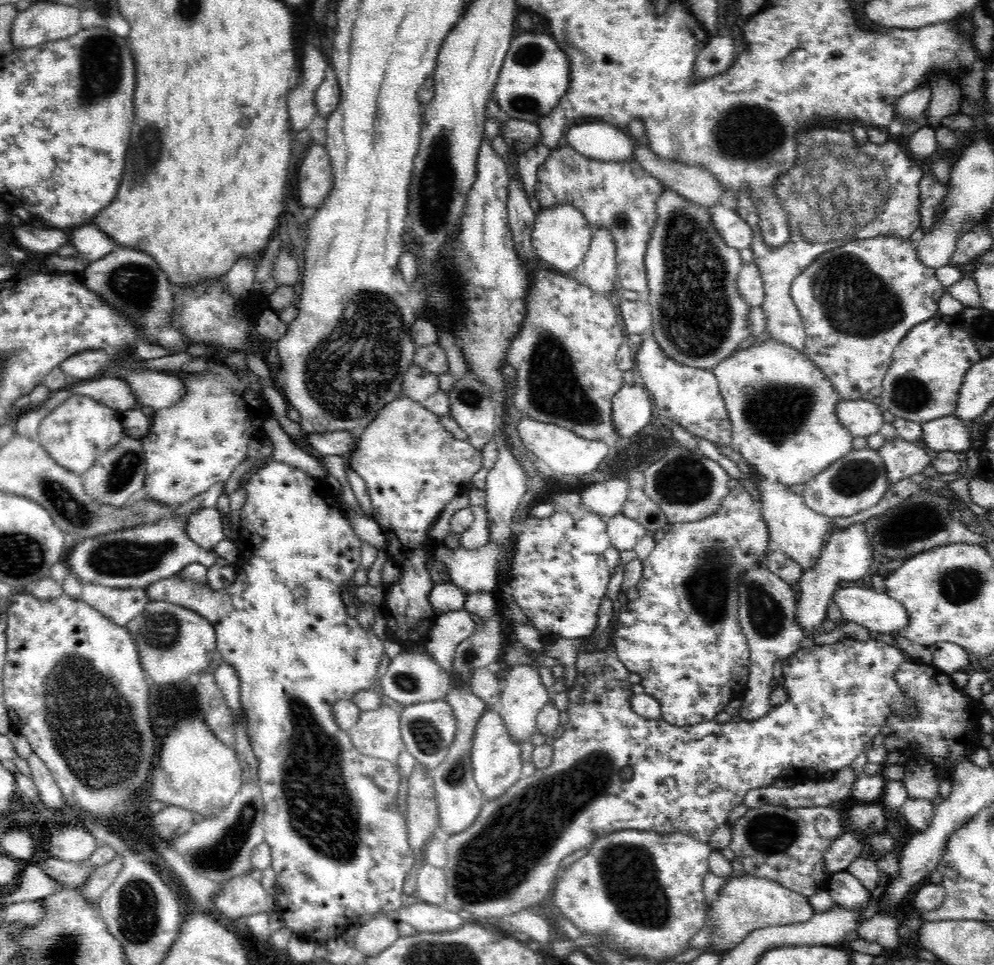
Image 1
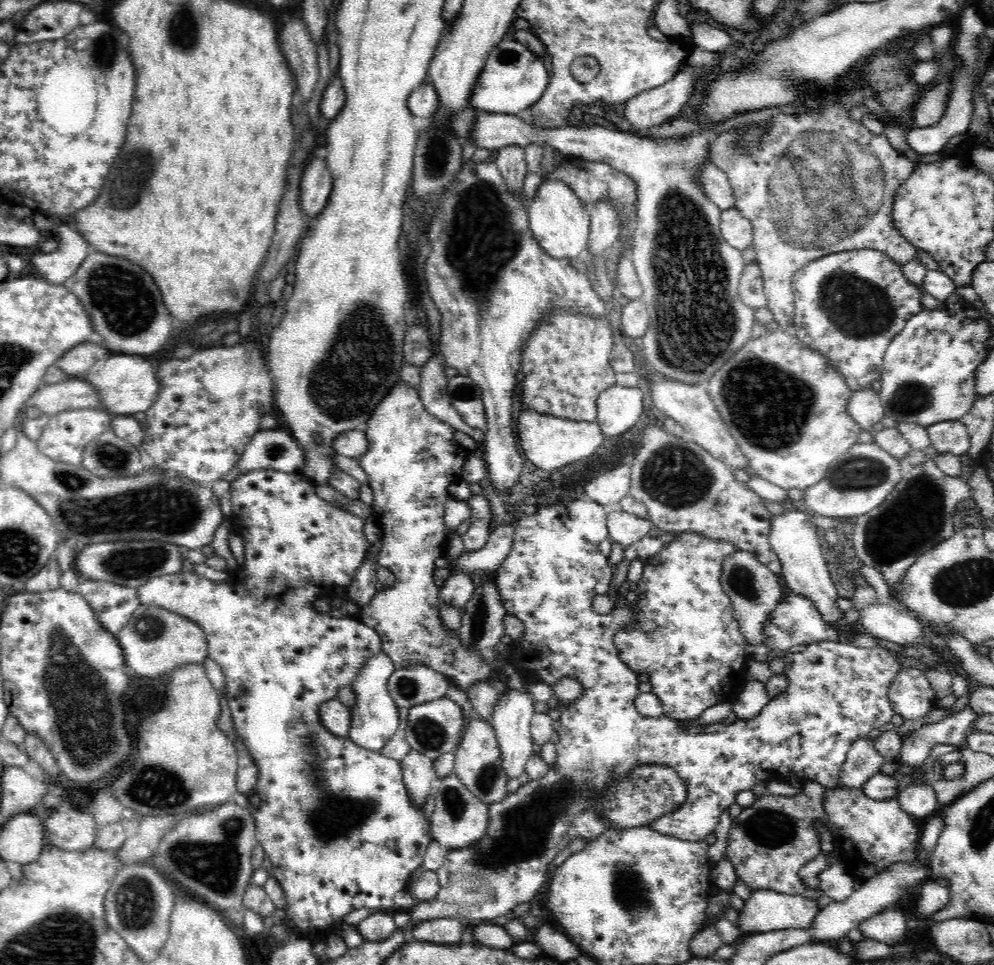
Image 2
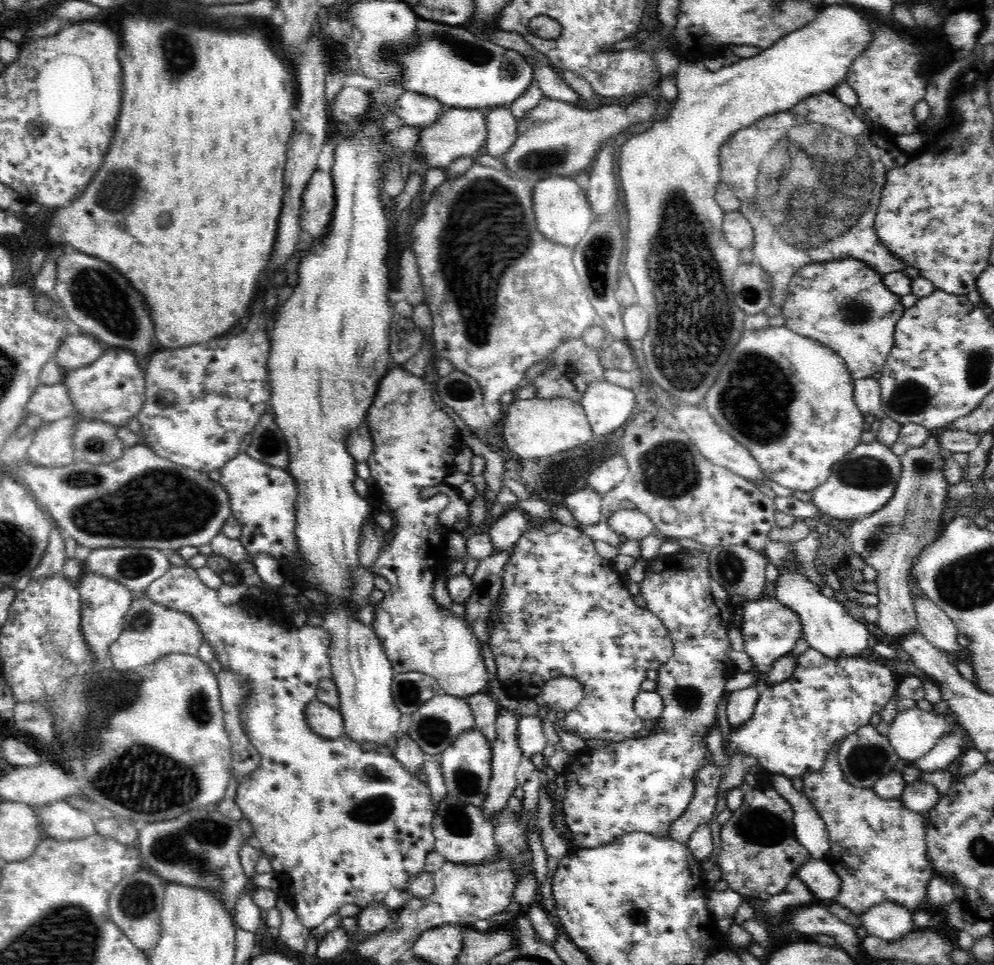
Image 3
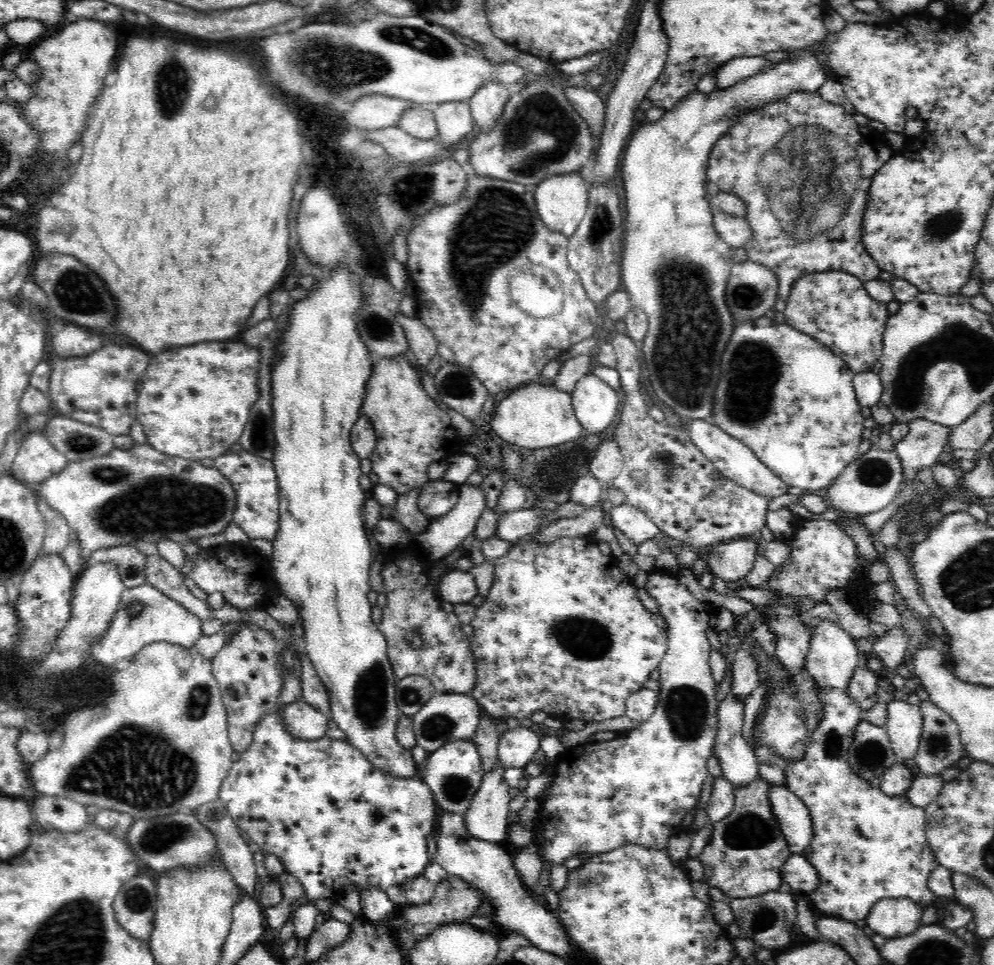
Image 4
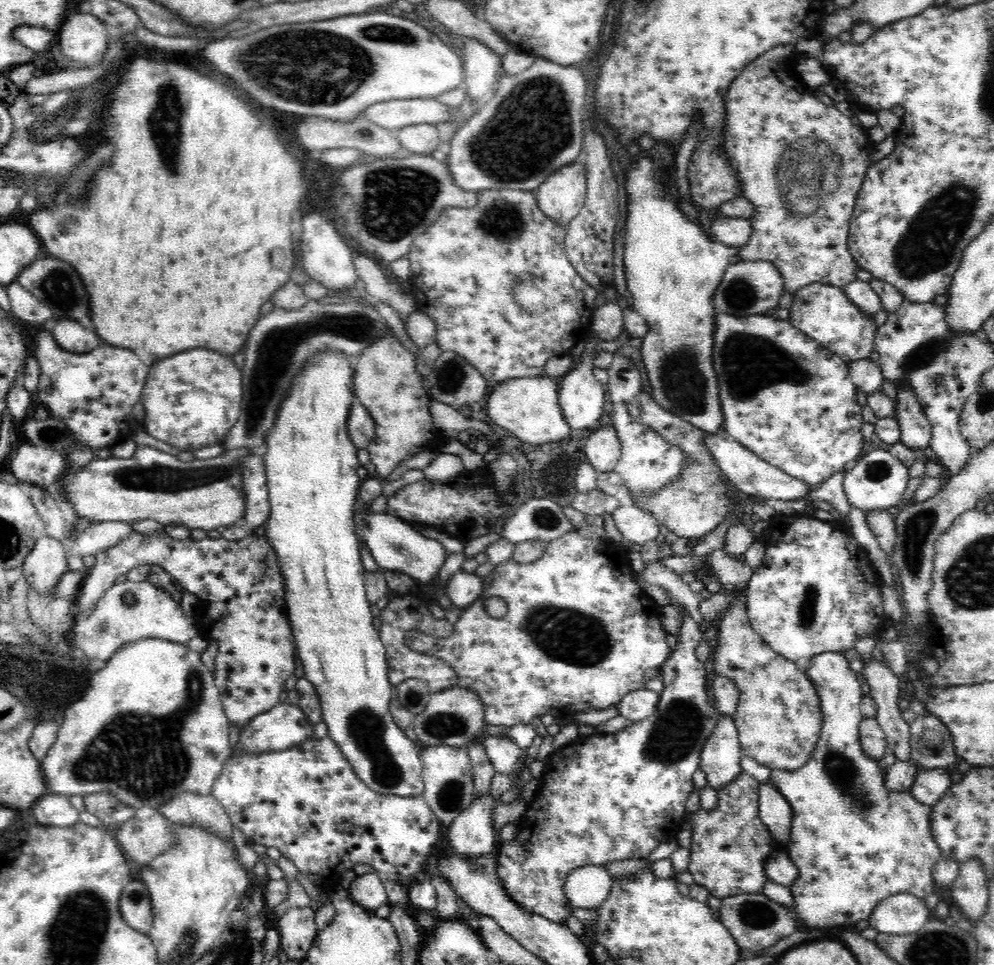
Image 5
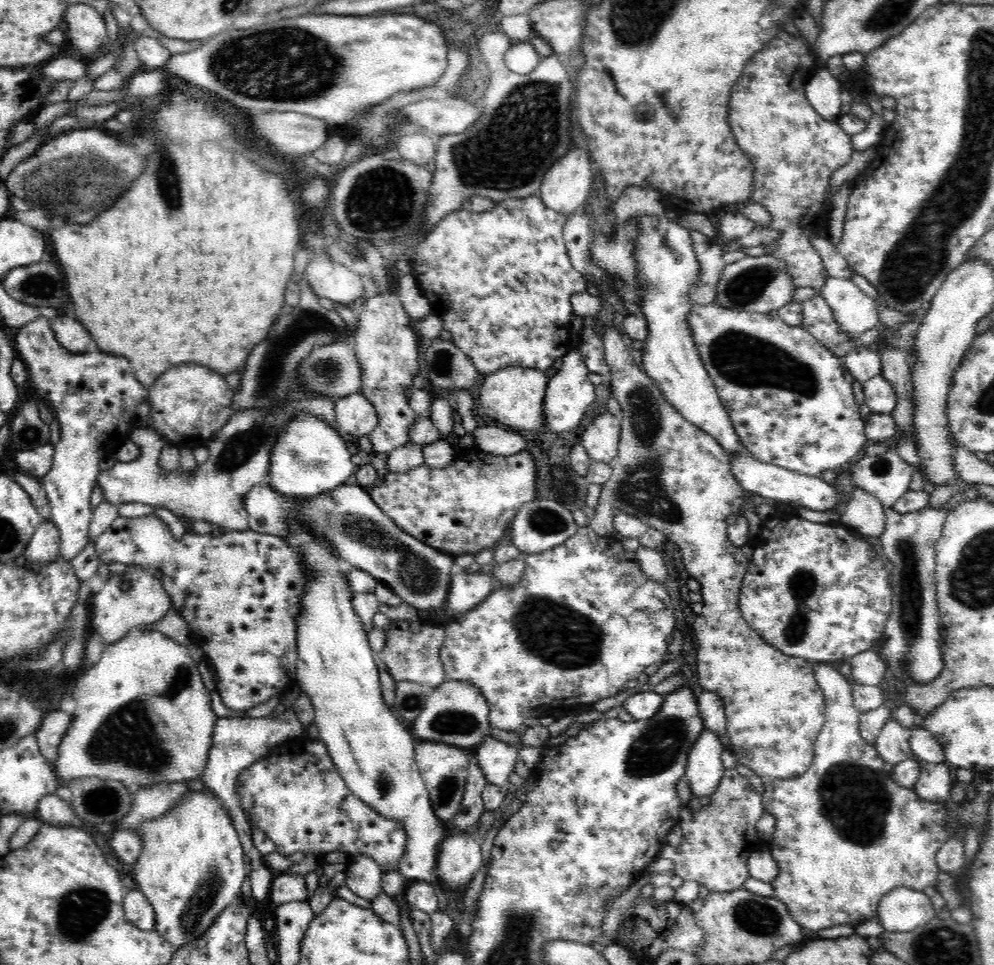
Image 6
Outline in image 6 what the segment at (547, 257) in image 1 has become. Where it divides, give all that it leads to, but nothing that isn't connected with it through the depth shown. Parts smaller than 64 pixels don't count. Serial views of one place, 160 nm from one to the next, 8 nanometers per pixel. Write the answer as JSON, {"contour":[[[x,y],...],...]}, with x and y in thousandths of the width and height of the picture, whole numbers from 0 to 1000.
{"contour":[[[579,152],[571,155],[569,162],[561,164],[561,168],[557,168],[557,171],[549,177],[549,180],[546,182],[546,191],[541,199],[541,203],[547,209],[549,216],[568,224],[578,223],[586,217],[586,213],[592,207],[598,188],[594,163],[595,161],[590,154]]]}

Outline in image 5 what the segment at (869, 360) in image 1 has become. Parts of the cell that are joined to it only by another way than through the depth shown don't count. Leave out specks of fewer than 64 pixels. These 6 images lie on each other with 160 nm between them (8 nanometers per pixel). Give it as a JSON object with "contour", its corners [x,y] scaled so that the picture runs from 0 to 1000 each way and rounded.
{"contour":[[[818,292],[808,296],[798,304],[799,313],[796,315],[793,333],[812,346],[824,358],[843,368],[853,377],[861,373],[880,370],[880,348],[883,337],[879,330],[867,324],[859,313],[855,312],[849,297],[835,295],[835,293]]]}

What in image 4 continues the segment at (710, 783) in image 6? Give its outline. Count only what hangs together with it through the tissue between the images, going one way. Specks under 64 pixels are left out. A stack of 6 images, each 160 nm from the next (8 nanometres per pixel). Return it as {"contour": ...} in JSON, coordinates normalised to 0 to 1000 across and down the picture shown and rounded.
{"contour":[[[732,720],[723,727],[721,744],[723,756],[720,759],[717,781],[725,792],[725,798],[727,798],[725,804],[731,806],[739,817],[752,815],[754,811],[759,810],[759,807],[765,807],[765,803],[763,803],[764,780],[761,779],[758,773],[753,773],[753,770],[746,764],[748,726],[740,721]]]}

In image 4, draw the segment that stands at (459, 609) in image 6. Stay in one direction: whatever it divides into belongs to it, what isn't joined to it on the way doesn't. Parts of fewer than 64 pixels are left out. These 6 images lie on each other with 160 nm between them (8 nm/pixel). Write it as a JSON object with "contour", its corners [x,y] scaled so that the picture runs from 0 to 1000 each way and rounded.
{"contour":[[[461,590],[443,599],[440,618],[449,626],[472,625],[479,617],[478,597],[471,592]]]}

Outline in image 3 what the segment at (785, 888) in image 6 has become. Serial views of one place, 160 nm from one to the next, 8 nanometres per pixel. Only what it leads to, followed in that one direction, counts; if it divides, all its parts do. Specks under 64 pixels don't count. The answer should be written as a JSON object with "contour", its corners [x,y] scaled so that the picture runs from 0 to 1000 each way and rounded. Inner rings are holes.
{"contour":[[[774,561],[770,574],[774,582],[784,591],[780,607],[780,621],[805,637],[806,655],[815,672],[827,676],[836,684],[867,680],[873,676],[873,661],[875,661],[873,651],[855,638],[849,626],[827,616],[825,606],[819,604],[809,592],[803,592],[799,585],[795,585],[795,580],[799,578],[799,563]],[[845,771],[835,777],[827,798],[807,804],[808,823],[815,828],[833,859],[835,883],[831,892],[845,909],[845,926],[839,933],[845,939],[865,948],[876,939],[887,937],[887,935],[901,936],[920,945],[933,934],[933,918],[942,906],[933,884],[932,844],[911,837],[906,828],[884,827],[878,821],[878,817],[857,815],[849,806],[845,796],[843,775]]]}

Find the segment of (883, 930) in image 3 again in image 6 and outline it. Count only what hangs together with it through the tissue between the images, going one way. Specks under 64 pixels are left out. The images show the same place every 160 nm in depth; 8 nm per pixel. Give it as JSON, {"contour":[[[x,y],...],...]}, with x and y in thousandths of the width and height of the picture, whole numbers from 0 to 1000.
{"contour":[[[907,918],[887,930],[881,953],[889,965],[914,966],[928,961],[941,947],[936,930],[929,923]]]}

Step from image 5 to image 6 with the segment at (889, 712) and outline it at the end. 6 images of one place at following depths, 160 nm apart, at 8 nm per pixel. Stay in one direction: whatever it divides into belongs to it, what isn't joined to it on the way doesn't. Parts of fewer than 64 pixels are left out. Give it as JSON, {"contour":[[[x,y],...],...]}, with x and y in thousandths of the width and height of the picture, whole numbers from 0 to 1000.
{"contour":[[[896,744],[891,748],[879,773],[889,790],[900,793],[911,787],[921,787],[914,772],[914,764],[914,754]]]}

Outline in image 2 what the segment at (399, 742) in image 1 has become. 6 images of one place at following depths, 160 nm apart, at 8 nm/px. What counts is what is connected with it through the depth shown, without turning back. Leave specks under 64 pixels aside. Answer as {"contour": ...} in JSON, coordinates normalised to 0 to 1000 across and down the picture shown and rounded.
{"contour":[[[384,674],[378,681],[369,685],[355,708],[354,713],[358,718],[358,730],[353,735],[354,751],[350,765],[361,774],[381,779],[400,756],[402,751],[401,732],[393,722],[389,711],[392,701],[397,695],[396,686]]]}

